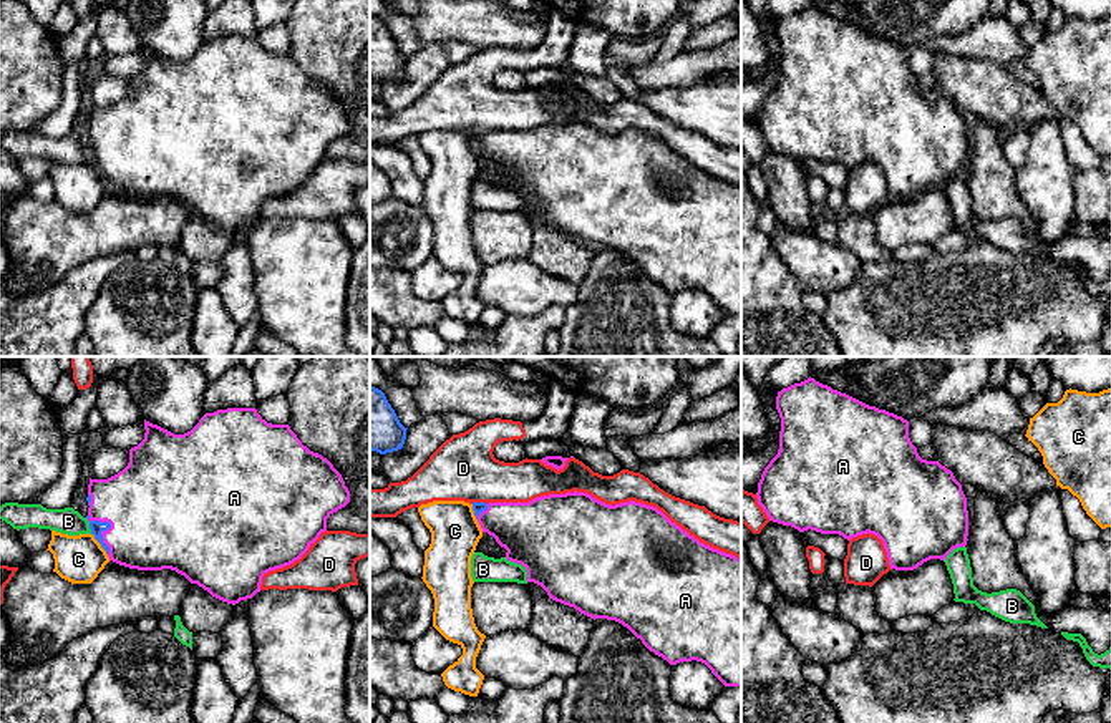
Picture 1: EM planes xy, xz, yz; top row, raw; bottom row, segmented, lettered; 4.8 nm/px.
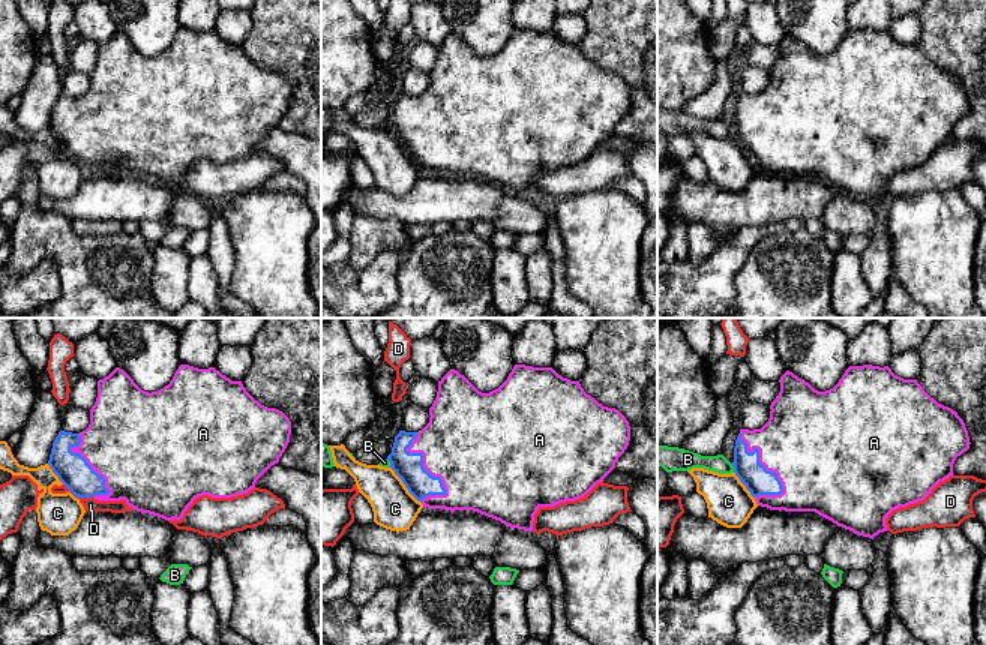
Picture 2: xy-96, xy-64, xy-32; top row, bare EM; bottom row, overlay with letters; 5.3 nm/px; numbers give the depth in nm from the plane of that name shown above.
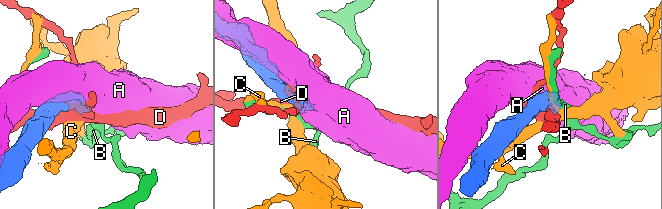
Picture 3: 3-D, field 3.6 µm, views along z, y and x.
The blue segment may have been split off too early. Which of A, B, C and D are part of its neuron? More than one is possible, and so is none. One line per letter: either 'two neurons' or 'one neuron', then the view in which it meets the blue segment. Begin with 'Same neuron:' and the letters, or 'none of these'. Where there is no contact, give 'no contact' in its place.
Same neuron: A
A: one neuron | xy
B: two neurons | xy
C: two neurons | xy
D: two neurons | xz

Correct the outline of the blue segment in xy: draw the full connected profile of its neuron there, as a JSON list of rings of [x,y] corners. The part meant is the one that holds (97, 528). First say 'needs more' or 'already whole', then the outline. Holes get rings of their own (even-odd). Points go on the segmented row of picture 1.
needs more; [[[255,408],[206,413],[184,434],[144,420],[144,439],[129,449],[129,463],[108,479],[88,484],[88,522],[109,560],[138,570],[171,569],[212,597],[239,604],[260,592],[262,577],[298,560],[327,531],[327,519],[350,502],[342,474],[310,451],[289,425],[267,423]]]

